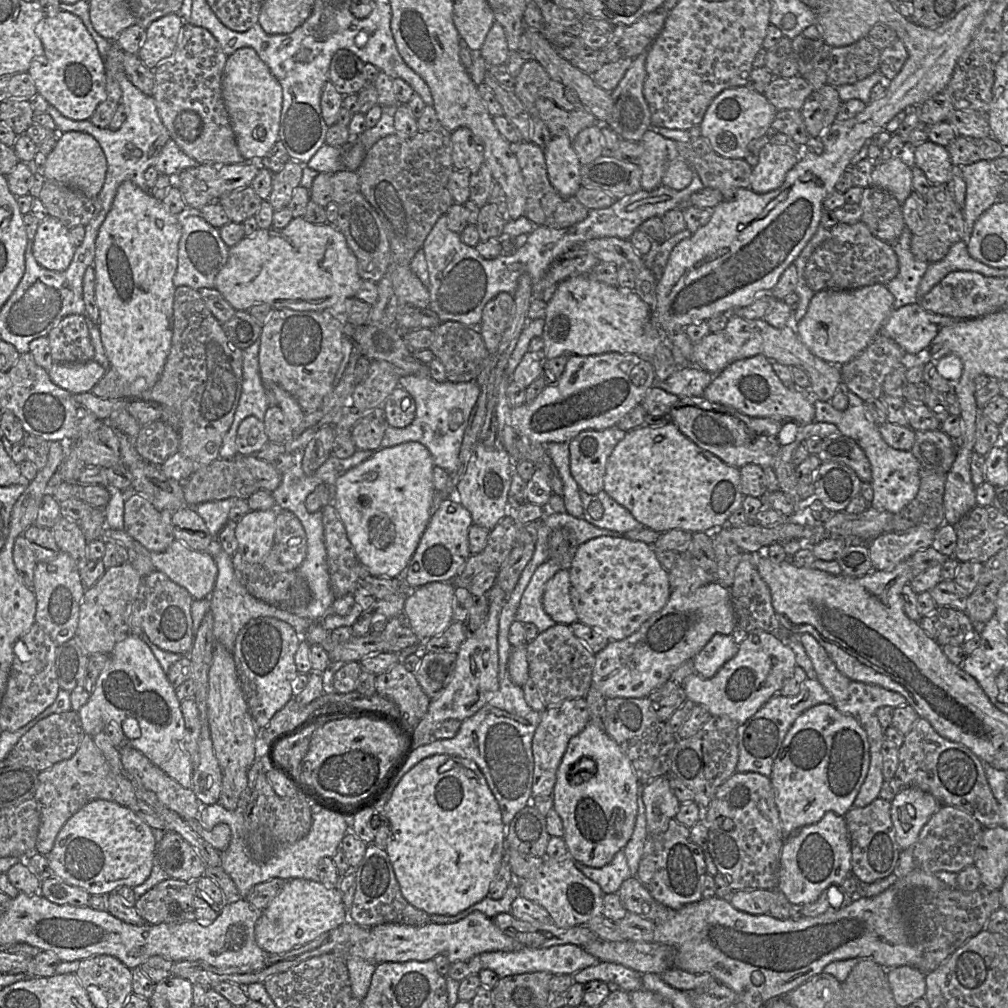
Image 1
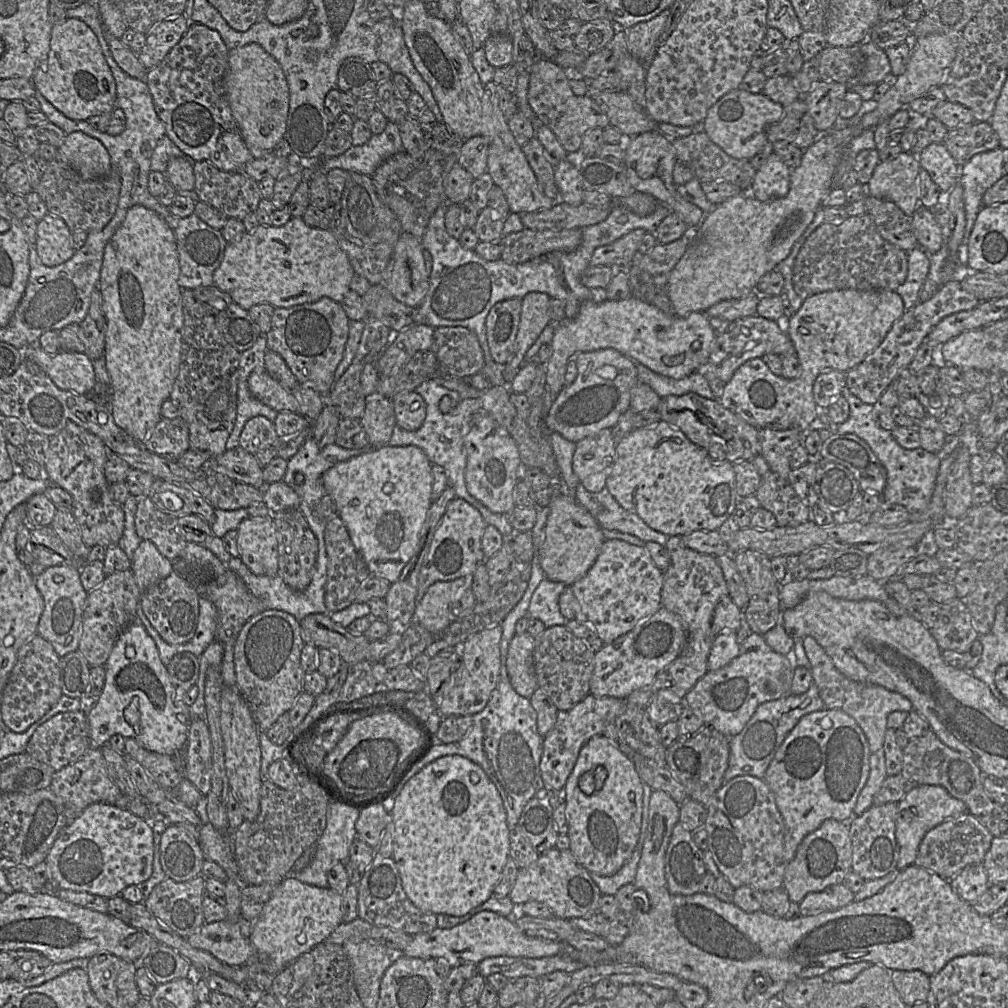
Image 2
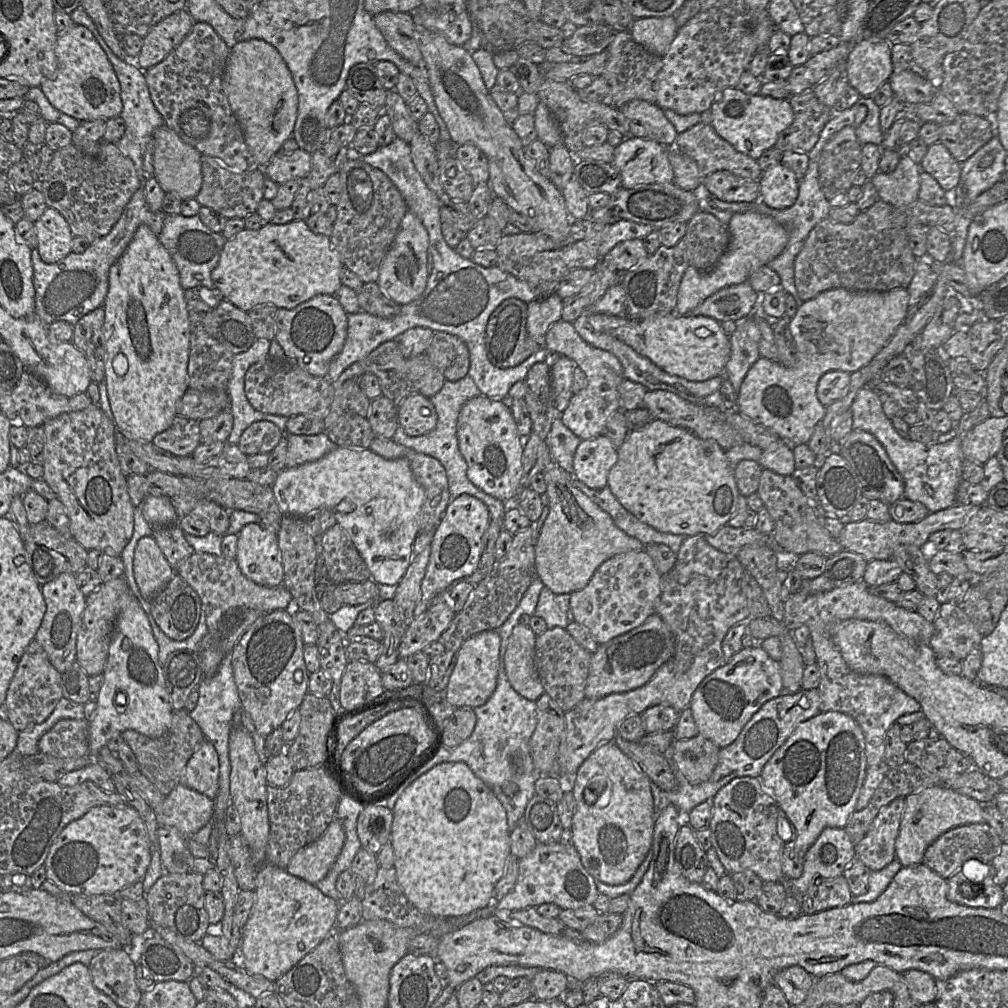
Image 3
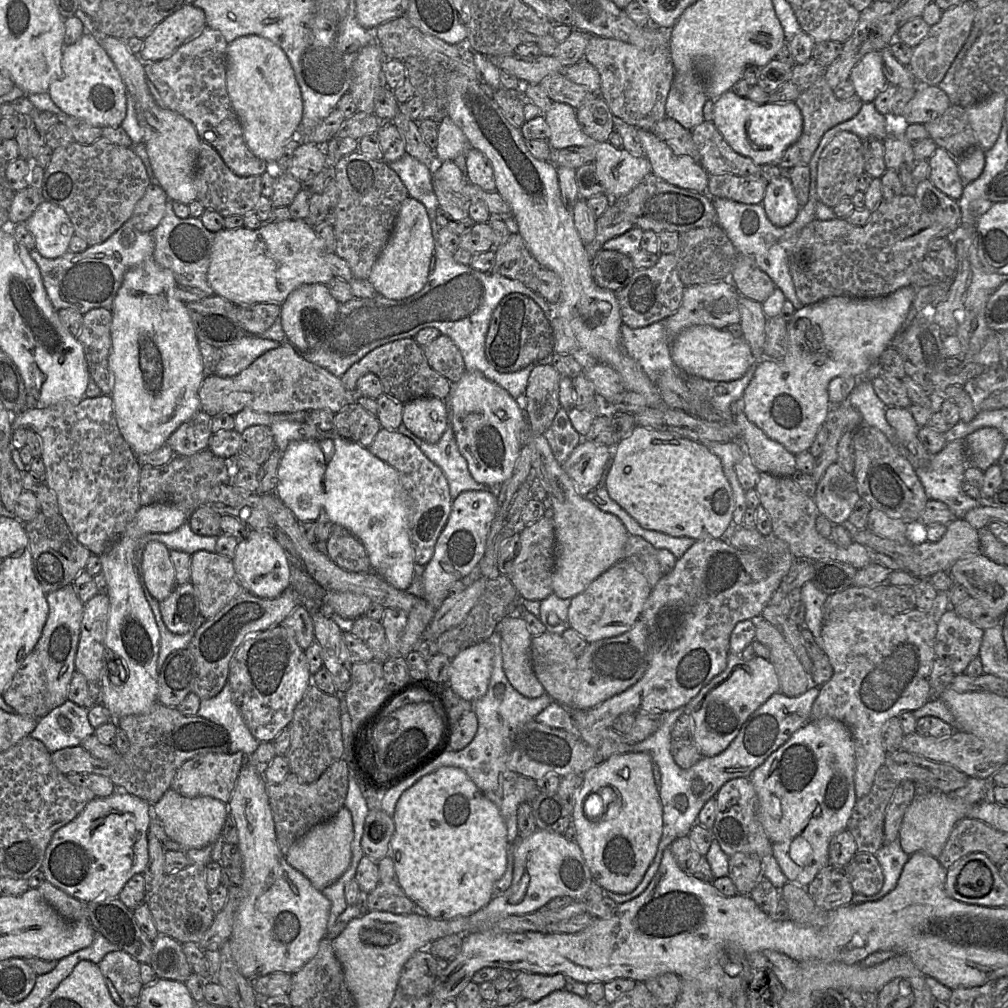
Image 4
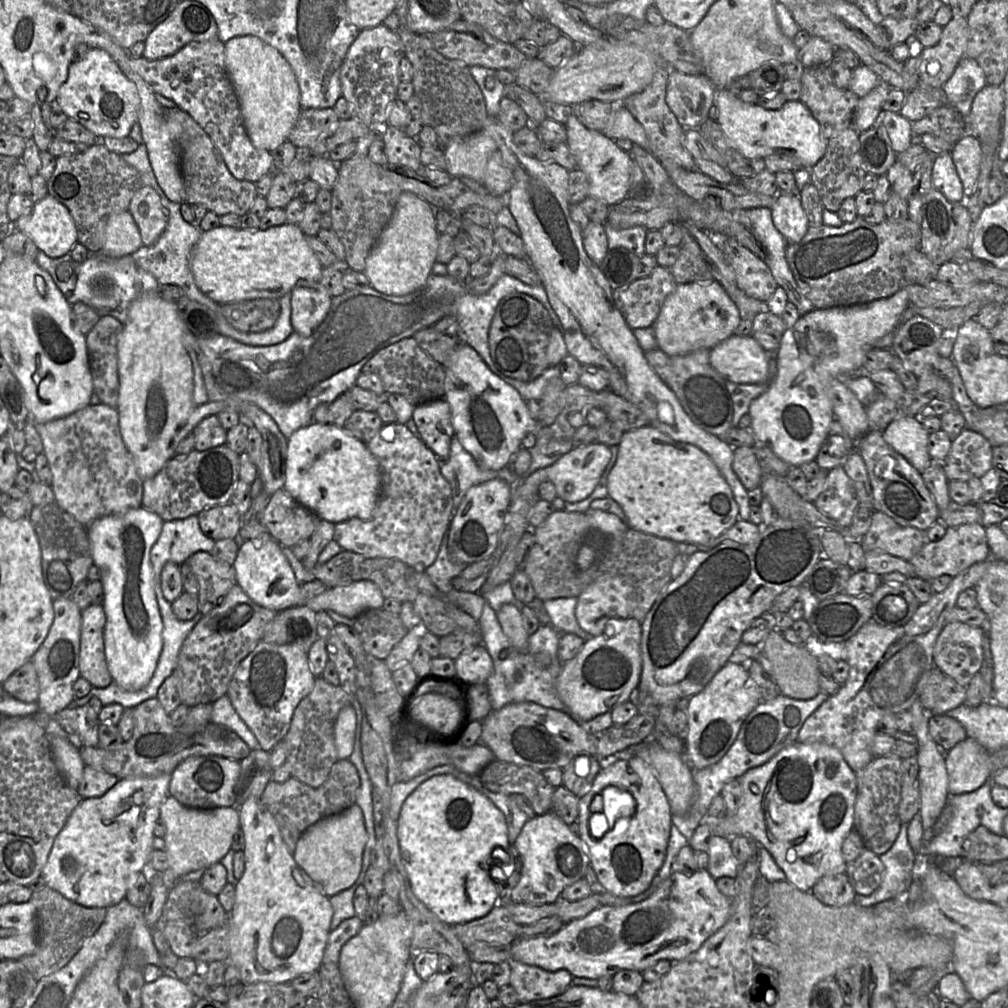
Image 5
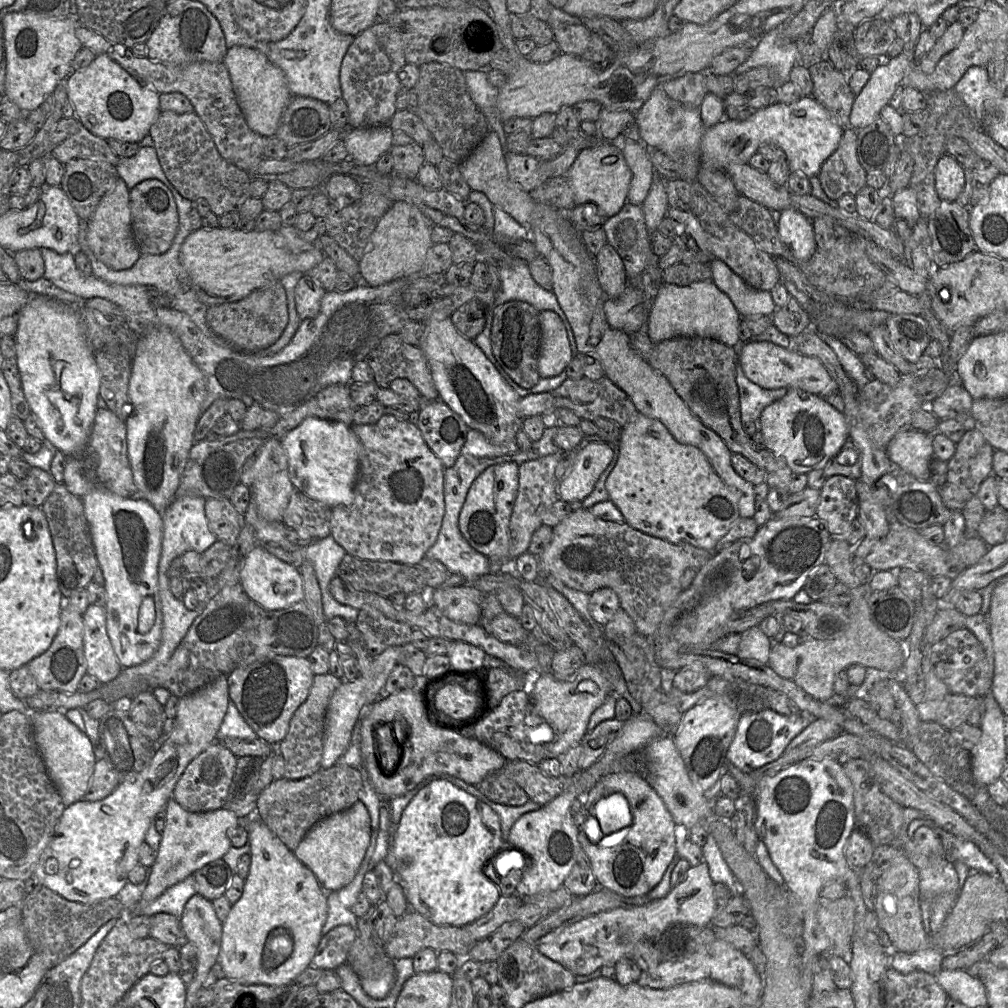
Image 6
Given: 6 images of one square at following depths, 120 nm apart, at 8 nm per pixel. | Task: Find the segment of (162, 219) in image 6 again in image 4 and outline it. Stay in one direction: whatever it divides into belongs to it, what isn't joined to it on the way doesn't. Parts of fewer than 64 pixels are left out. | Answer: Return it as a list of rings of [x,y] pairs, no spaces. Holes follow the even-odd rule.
[[[150,184],[134,207],[131,219],[135,229],[151,233],[162,220],[168,200],[159,185]]]

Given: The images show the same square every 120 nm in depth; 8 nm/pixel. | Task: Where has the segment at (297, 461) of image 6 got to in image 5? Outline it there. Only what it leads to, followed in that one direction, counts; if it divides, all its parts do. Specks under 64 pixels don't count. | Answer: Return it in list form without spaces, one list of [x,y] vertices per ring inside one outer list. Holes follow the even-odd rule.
[[[313,421],[296,430],[287,439],[284,489],[321,520],[333,524],[350,518],[367,520],[371,518],[381,492],[379,462],[368,450],[366,444],[348,434],[342,427]]]

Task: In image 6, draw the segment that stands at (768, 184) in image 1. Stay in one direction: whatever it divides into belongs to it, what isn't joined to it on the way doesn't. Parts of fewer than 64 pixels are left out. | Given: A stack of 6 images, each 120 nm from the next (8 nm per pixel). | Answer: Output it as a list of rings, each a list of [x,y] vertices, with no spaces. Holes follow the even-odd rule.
[[[796,209],[776,211],[781,241],[798,262],[808,261],[818,249],[811,220]]]

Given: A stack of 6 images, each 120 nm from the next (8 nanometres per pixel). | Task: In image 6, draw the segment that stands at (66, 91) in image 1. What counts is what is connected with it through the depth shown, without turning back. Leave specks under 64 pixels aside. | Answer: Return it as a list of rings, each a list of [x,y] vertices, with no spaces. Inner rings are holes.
[[[106,54],[96,55],[93,61],[85,68],[71,71],[66,82],[67,97],[72,103],[76,120],[93,135],[120,142],[137,143],[149,133],[152,124],[161,113],[159,96],[156,91],[150,90],[145,84],[132,77],[118,63]]]

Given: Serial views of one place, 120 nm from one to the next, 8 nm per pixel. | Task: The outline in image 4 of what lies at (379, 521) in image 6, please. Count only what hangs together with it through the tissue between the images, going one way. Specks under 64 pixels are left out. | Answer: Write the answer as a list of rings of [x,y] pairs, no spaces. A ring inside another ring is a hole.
[[[382,428],[368,449],[399,474],[401,487],[408,497],[411,510],[409,535],[414,550],[414,560],[417,564],[425,566],[433,557],[437,539],[451,513],[453,501],[448,481],[441,468],[434,464],[410,438],[398,431]]]

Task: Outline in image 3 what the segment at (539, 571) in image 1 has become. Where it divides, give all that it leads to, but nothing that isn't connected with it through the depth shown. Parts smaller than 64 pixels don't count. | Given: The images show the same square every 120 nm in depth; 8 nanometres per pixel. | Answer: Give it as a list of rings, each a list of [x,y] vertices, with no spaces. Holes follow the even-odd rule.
[[[544,586],[534,615],[544,619],[548,629],[560,627],[566,630],[569,622],[572,622],[570,594],[555,594]]]

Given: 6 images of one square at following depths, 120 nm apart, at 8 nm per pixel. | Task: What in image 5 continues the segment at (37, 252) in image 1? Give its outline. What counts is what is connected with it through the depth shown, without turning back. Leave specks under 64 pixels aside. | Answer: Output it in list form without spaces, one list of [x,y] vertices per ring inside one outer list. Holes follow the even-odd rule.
[[[47,195],[29,214],[12,222],[12,229],[30,237],[48,257],[59,258],[77,243],[77,230],[68,208]]]

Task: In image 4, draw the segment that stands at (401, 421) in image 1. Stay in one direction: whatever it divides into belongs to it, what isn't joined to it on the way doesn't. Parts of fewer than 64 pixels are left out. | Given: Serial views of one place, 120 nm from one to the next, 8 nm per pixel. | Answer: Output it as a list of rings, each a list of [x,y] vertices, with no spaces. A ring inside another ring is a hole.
[[[423,397],[404,404],[402,424],[427,443],[437,443],[449,423],[450,410],[443,400]]]

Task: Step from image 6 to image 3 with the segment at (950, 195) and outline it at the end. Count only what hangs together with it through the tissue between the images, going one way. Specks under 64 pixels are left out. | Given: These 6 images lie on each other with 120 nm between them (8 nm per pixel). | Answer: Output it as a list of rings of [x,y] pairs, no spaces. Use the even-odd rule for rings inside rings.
[[[938,142],[928,147],[920,167],[949,193],[955,190],[960,182],[962,164],[953,157],[944,144]]]

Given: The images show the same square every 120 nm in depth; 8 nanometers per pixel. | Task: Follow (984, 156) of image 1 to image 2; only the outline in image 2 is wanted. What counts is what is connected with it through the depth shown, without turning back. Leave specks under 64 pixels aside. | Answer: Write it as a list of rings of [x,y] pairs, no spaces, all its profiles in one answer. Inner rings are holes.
[[[982,121],[950,129],[944,143],[960,167],[973,156],[1000,147],[999,137],[990,122]]]

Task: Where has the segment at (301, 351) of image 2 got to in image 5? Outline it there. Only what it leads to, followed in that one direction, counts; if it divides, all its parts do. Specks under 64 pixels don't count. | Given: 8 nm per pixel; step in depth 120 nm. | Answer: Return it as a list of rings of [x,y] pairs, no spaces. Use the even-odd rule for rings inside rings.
[[[300,279],[291,291],[291,324],[303,337],[311,336],[326,317],[332,297],[316,281]]]

